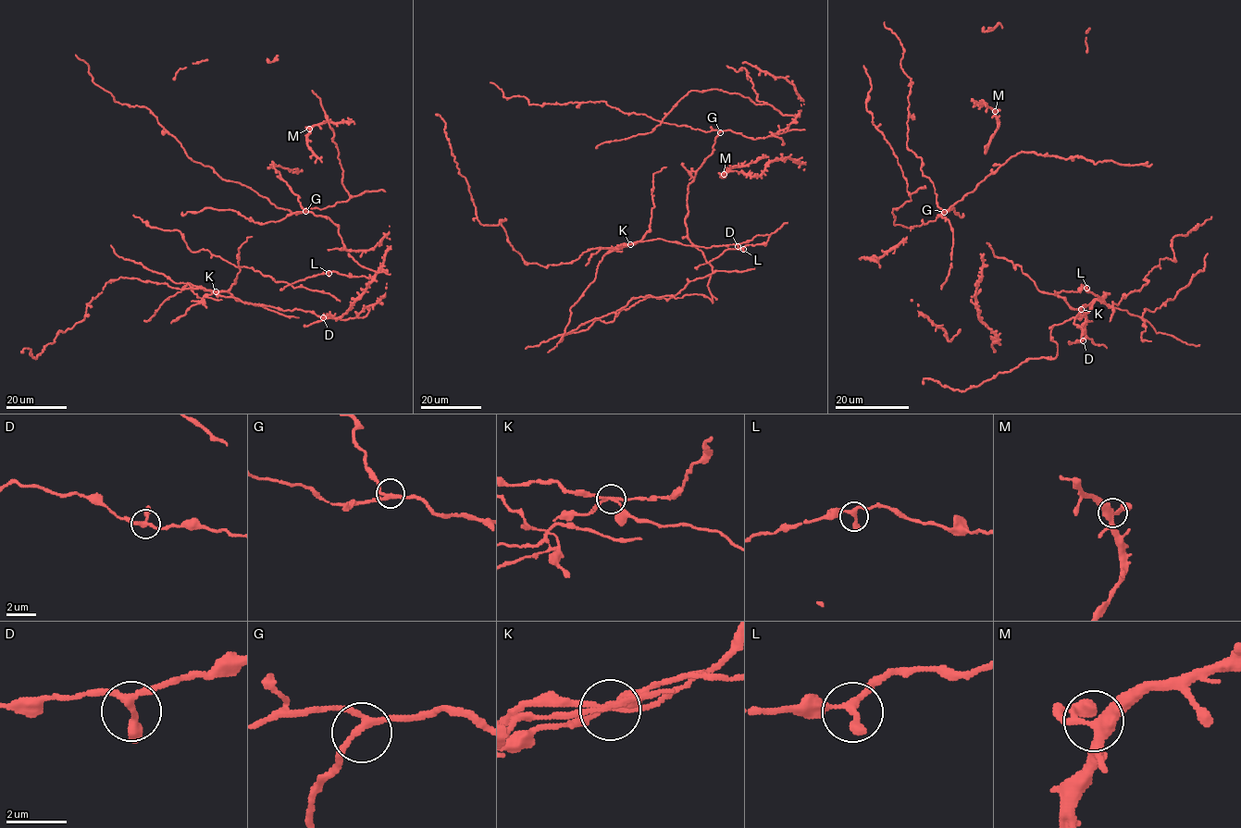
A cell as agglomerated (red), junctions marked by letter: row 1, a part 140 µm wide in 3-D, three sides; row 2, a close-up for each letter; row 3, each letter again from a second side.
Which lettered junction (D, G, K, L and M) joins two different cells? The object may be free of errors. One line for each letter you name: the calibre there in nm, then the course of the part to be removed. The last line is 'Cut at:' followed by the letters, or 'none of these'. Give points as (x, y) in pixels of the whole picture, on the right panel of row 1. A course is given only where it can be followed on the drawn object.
K: Thickness 180 nm. Course of the part to remove: (1081, 310), (1086, 317), (1097, 300), (1143, 317), (1157, 332), (1199, 344)
Cut at: K

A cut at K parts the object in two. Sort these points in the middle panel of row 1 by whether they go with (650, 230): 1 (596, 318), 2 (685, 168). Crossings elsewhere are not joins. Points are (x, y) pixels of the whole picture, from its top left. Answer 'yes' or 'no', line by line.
1: no
2: no

